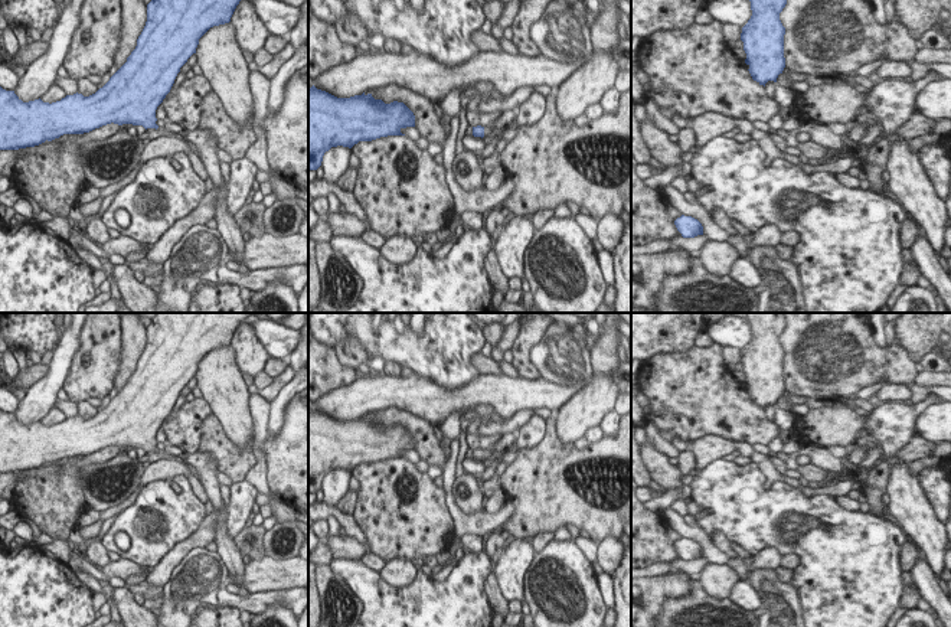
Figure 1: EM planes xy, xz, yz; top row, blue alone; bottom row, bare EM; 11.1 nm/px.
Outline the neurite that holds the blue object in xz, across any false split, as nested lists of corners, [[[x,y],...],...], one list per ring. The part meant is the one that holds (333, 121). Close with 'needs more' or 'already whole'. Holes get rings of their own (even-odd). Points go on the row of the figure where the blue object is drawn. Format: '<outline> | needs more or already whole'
[[[313,85],[308,89],[308,170],[317,170],[331,147],[352,148],[359,141],[405,135],[401,130],[406,127],[415,127],[415,115],[403,102],[385,104],[365,92],[337,98]]] | already whole

